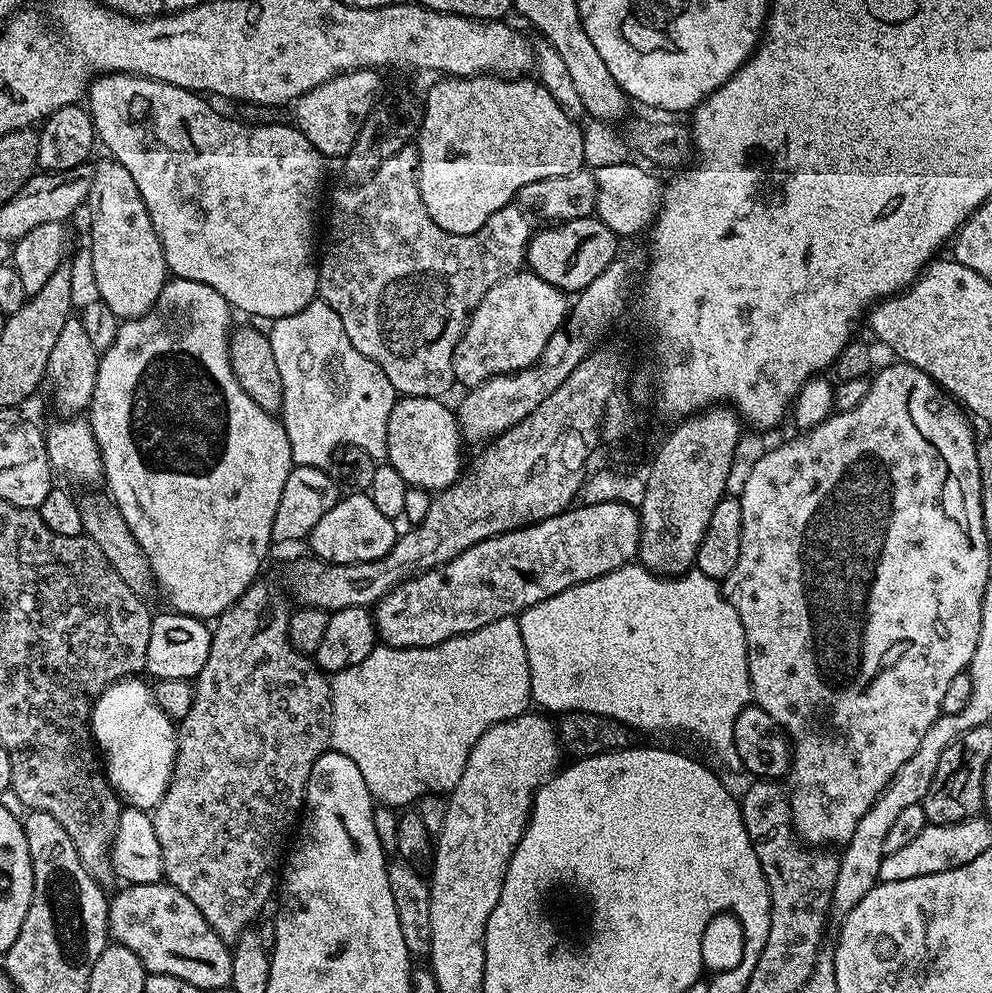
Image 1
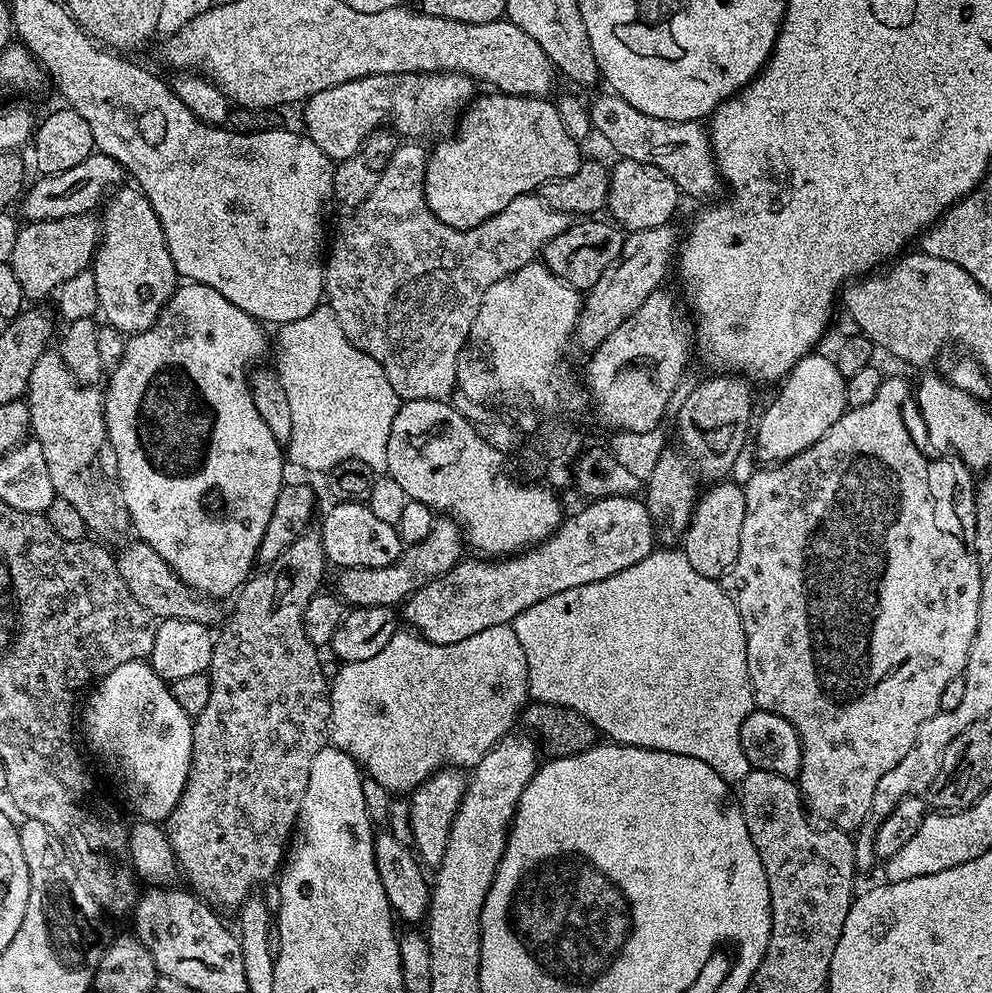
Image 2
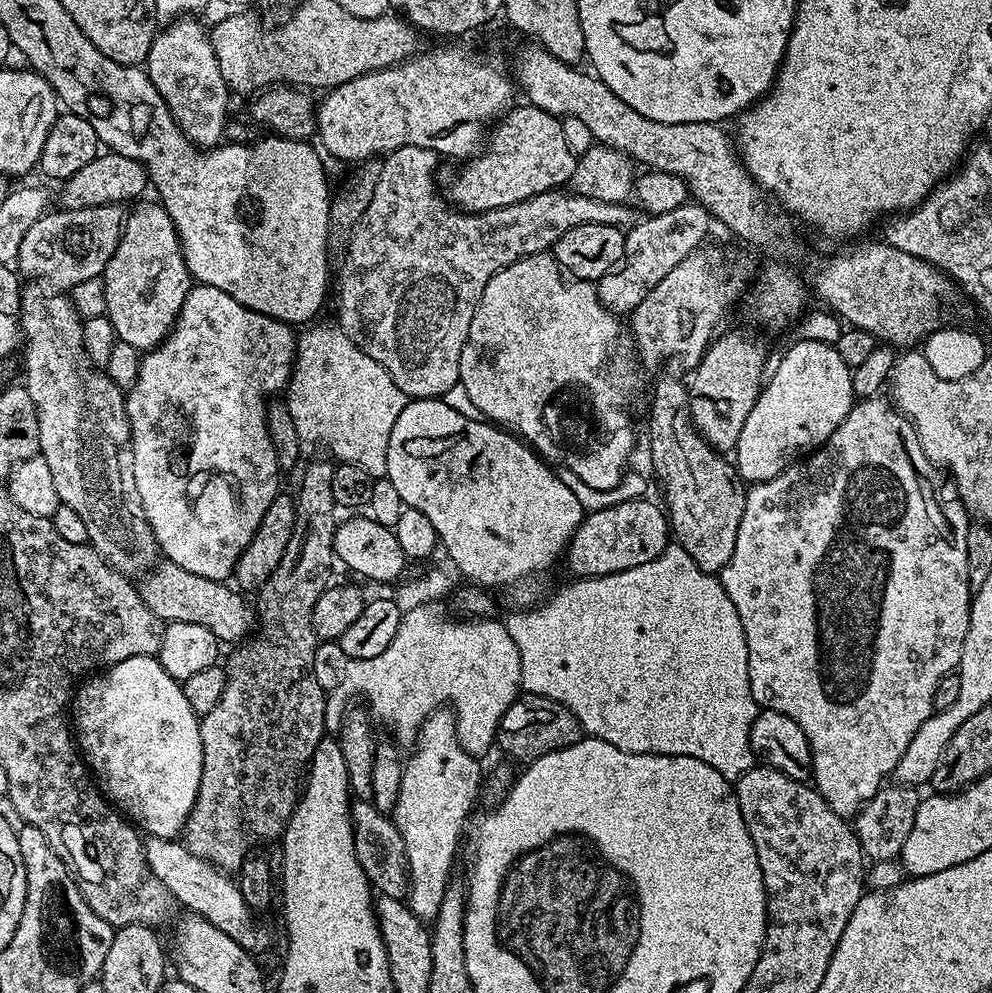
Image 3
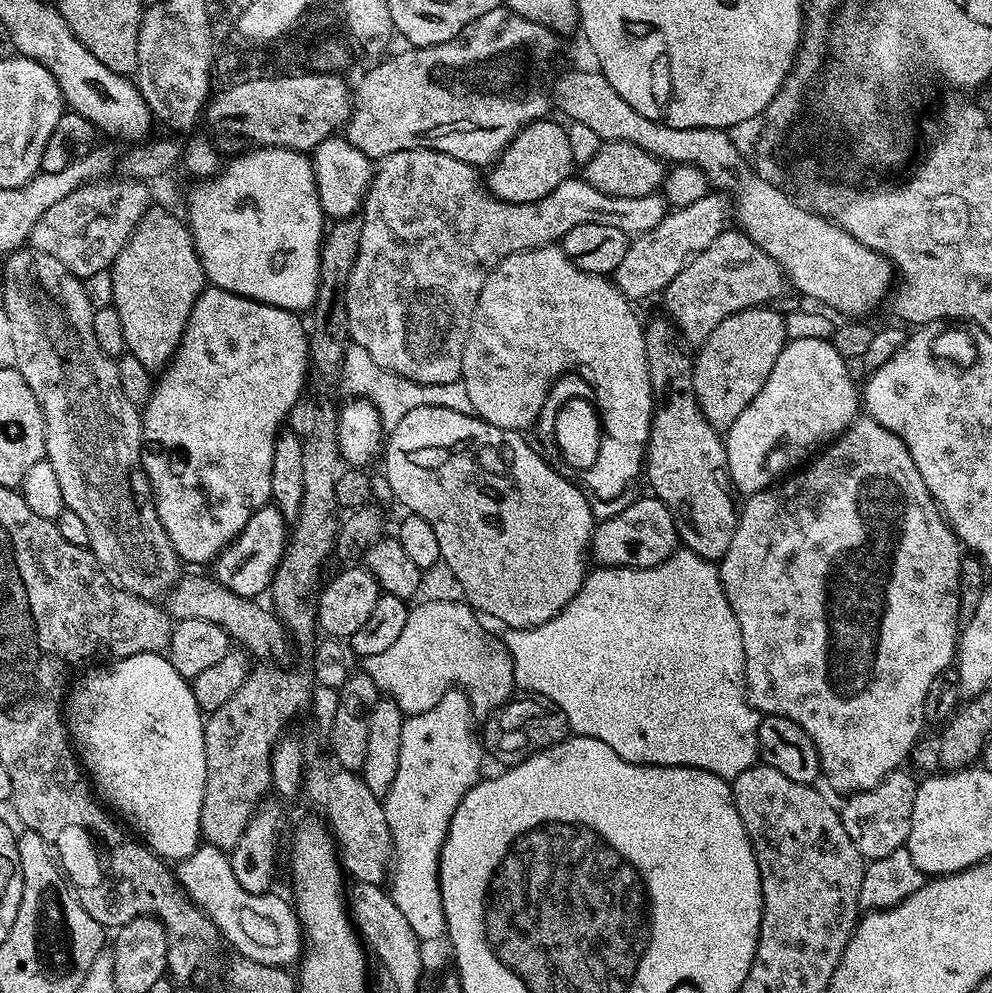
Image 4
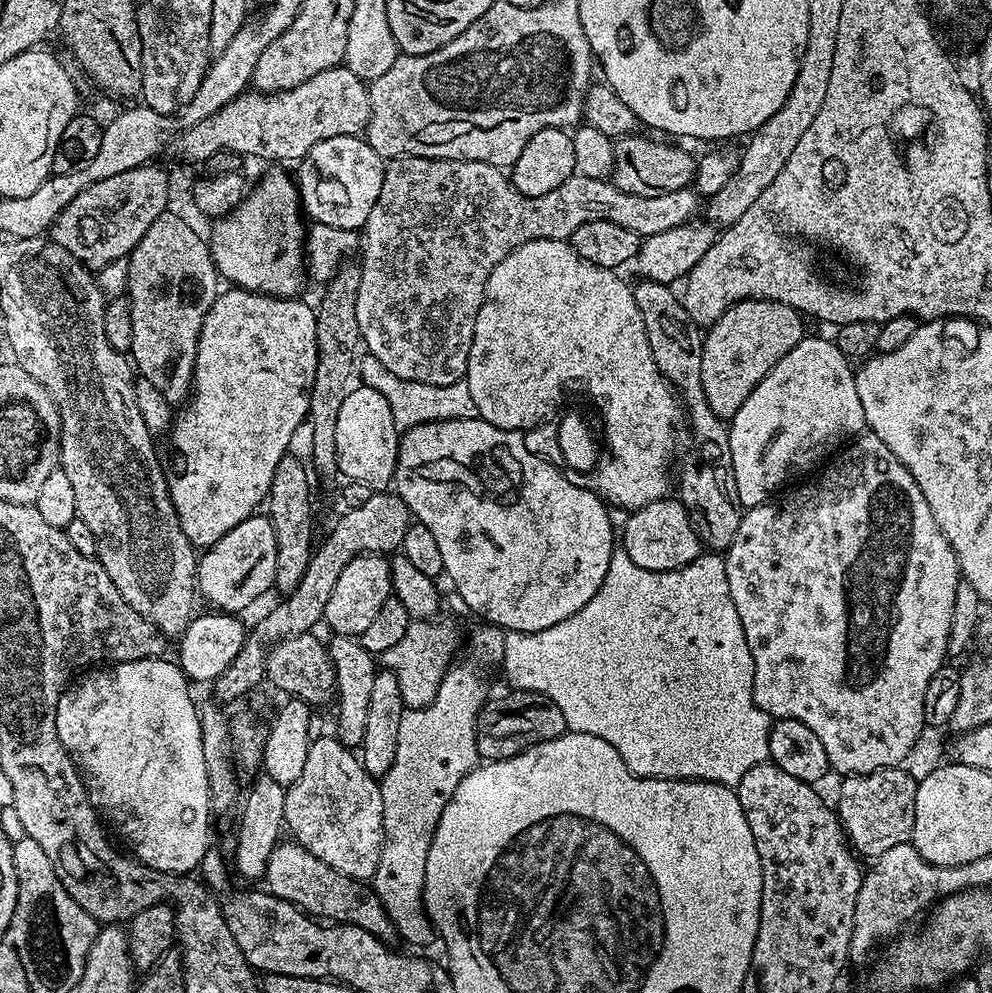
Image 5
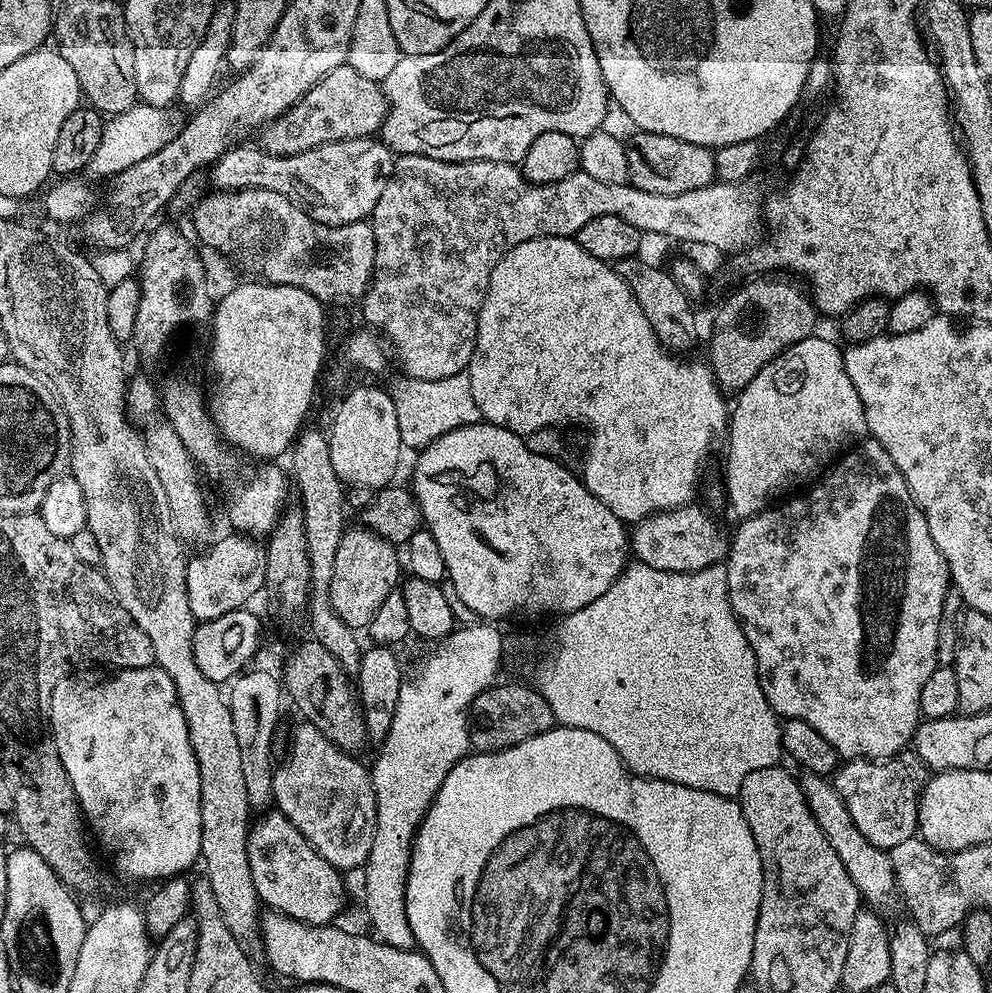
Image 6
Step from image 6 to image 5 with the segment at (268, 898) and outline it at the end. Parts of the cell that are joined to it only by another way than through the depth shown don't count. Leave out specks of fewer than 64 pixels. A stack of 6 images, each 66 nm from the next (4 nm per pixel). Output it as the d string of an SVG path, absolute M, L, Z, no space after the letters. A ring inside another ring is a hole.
M280 842L270 854L270 862L266 862L266 874L263 883L267 891L272 895L282 898L286 902L295 904L302 912L311 914L316 918L324 918L332 922L343 922L344 924L353 924L370 934L377 936L379 940L385 942L391 941L391 936L397 935L397 927L391 917L388 916L386 909L375 892L365 881L352 880L350 877L343 876L338 870L331 869L324 861L320 861L310 852L297 842Z

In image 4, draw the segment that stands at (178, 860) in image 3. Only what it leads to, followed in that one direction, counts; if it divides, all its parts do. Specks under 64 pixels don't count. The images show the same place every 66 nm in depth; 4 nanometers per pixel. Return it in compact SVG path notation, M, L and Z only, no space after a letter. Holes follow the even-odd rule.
M201 843L194 854L175 865L174 873L185 894L214 922L223 943L228 943L235 955L275 968L288 968L299 961L306 941L295 907L272 892L250 894L250 890L242 890L225 849Z

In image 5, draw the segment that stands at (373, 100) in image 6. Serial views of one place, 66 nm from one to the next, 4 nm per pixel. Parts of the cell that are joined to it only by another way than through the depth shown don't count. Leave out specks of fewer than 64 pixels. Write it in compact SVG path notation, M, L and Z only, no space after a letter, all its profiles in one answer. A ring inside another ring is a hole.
M337 66L327 68L314 78L306 78L302 86L294 86L290 90L281 92L258 92L245 90L238 96L226 102L224 106L208 118L202 118L194 126L180 133L176 139L169 142L166 152L176 160L189 160L196 164L199 160L208 160L219 152L237 152L240 156L257 156L260 160L293 160L299 162L304 155L318 142L326 142L326 138L339 136L360 136L368 127L370 110L369 85L357 78L350 69Z

